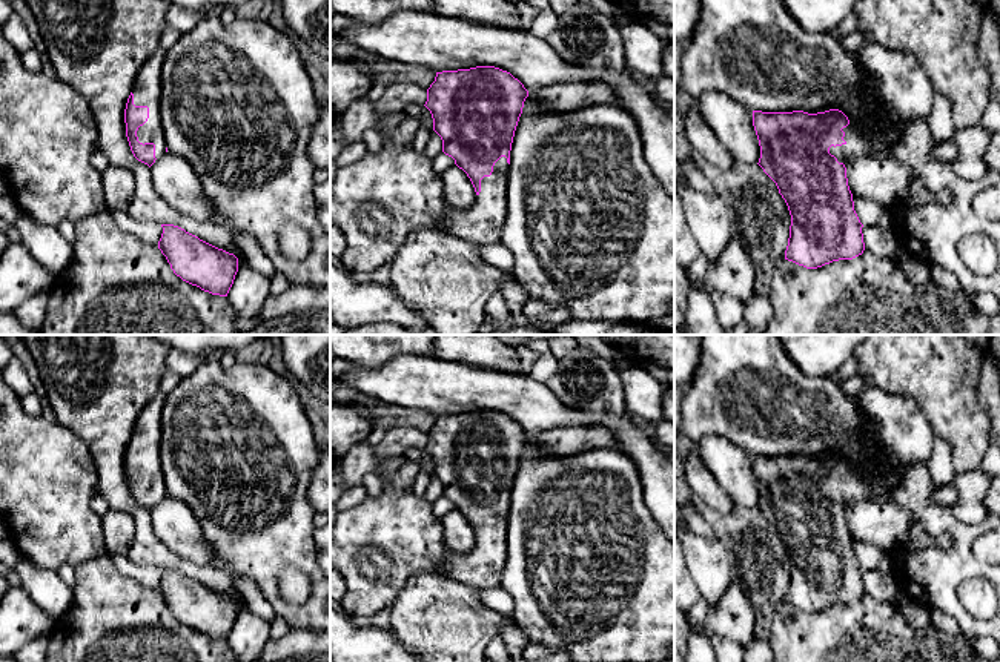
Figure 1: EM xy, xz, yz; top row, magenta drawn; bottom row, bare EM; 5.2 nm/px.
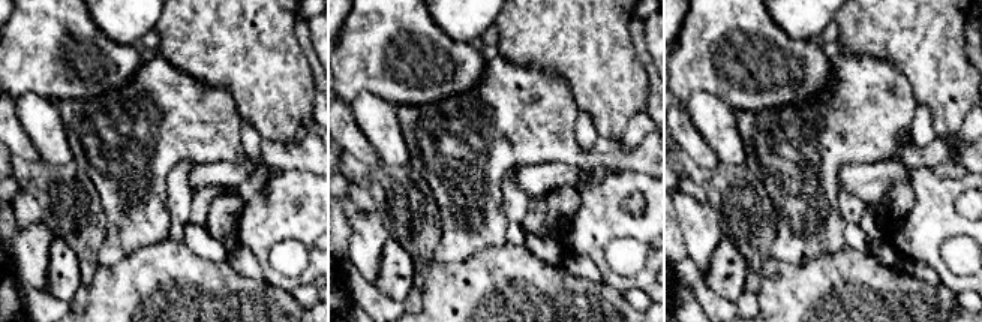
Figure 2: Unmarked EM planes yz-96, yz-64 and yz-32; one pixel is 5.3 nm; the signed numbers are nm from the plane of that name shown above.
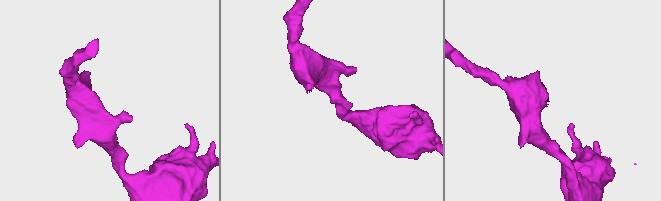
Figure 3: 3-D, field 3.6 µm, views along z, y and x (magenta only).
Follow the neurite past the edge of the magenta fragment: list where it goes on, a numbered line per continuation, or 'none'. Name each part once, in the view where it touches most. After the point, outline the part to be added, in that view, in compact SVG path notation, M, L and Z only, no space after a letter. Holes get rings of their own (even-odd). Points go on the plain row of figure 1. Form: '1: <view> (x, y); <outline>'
1: xy (146, 433); M158 392L137 416L132 432L134 449L149 452L149 462L138 472L137 481L143 488L155 488L155 502L163 501L166 496L166 484L160 462L161 413L164 401L166 395Z

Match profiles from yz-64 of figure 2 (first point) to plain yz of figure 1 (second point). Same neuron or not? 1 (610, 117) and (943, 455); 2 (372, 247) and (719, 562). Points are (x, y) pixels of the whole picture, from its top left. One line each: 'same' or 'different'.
1: different
2: same

